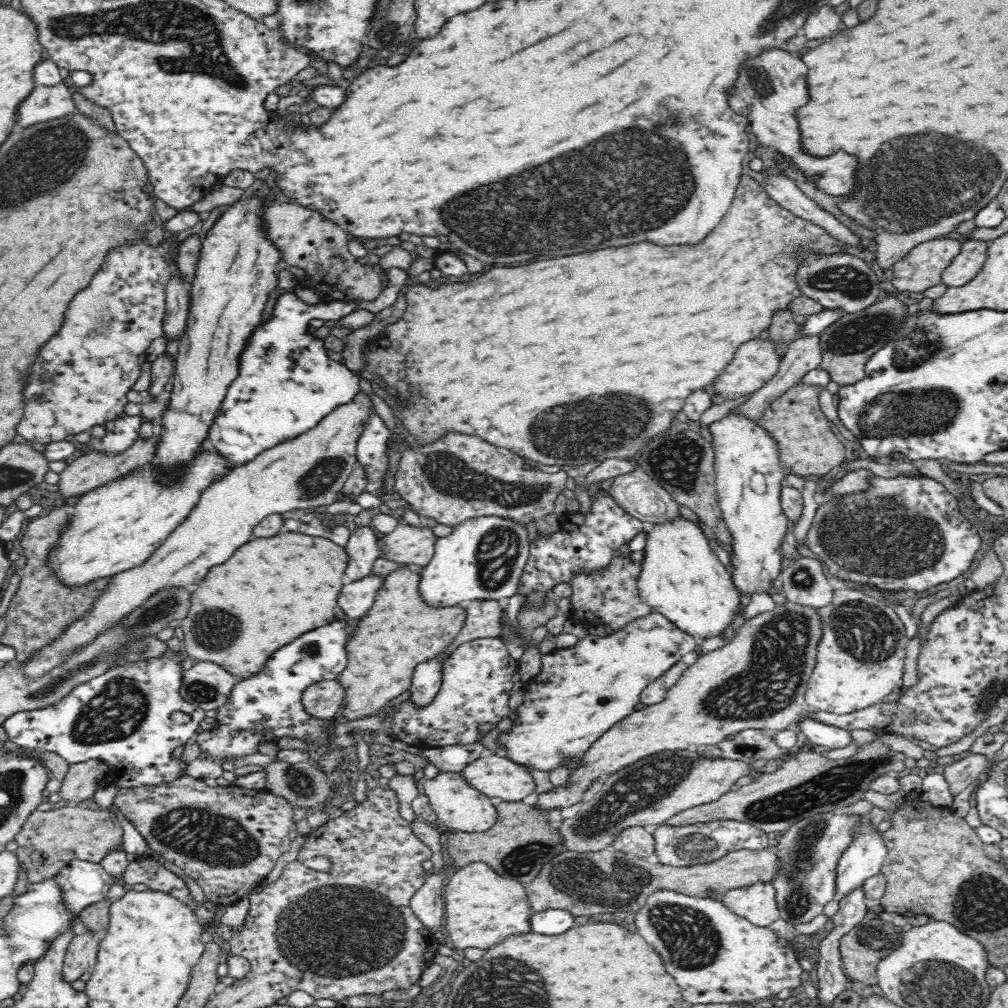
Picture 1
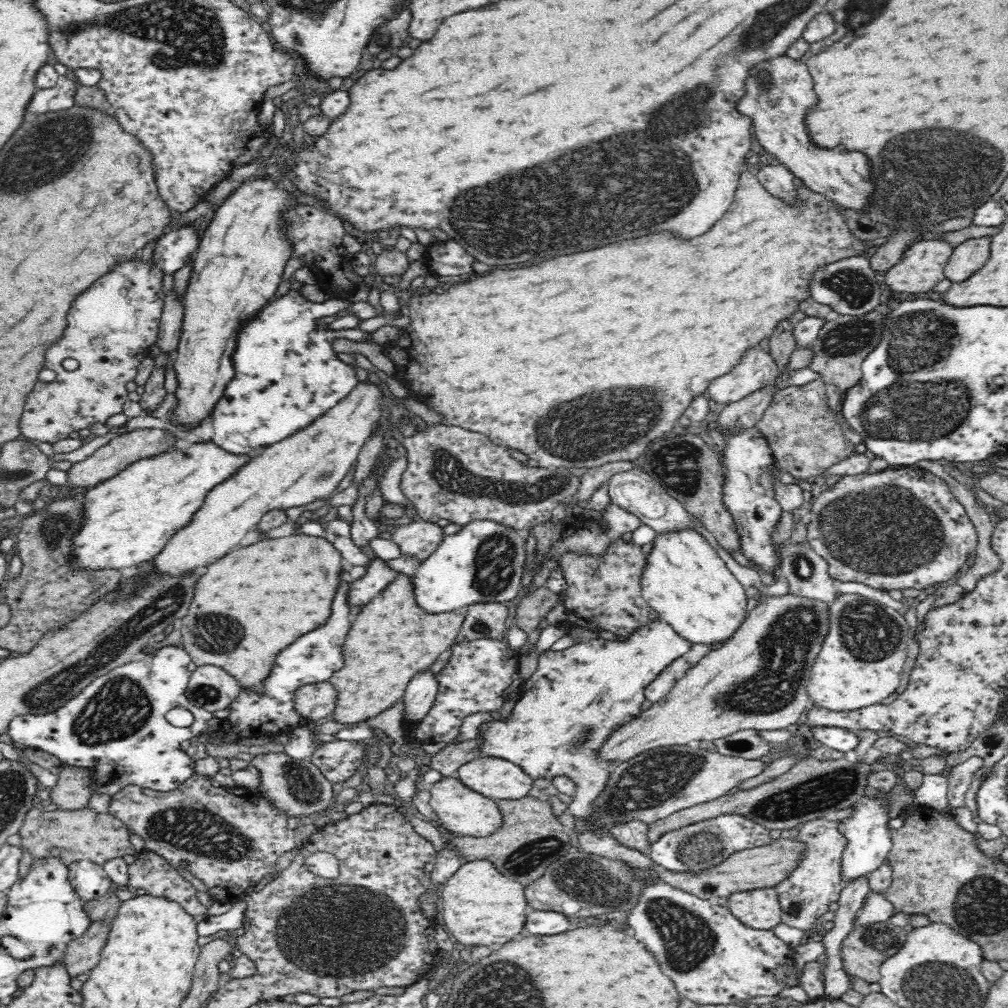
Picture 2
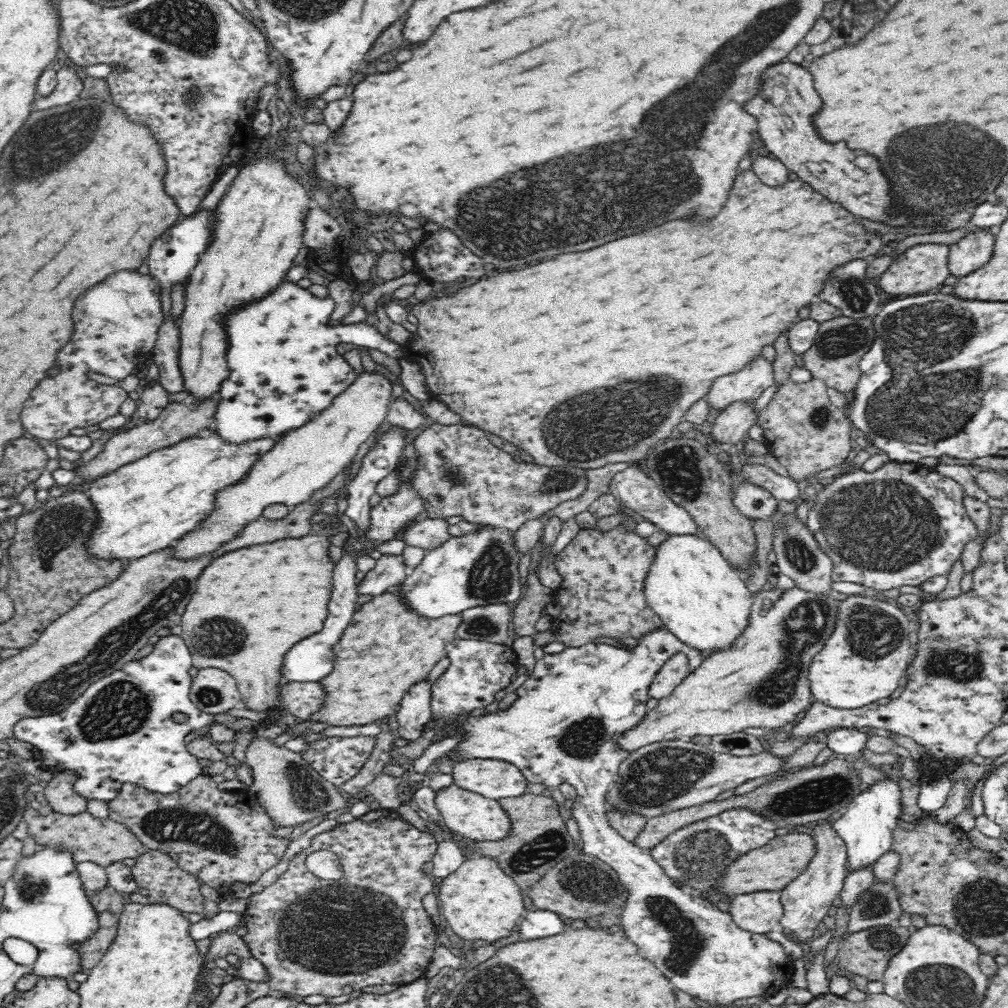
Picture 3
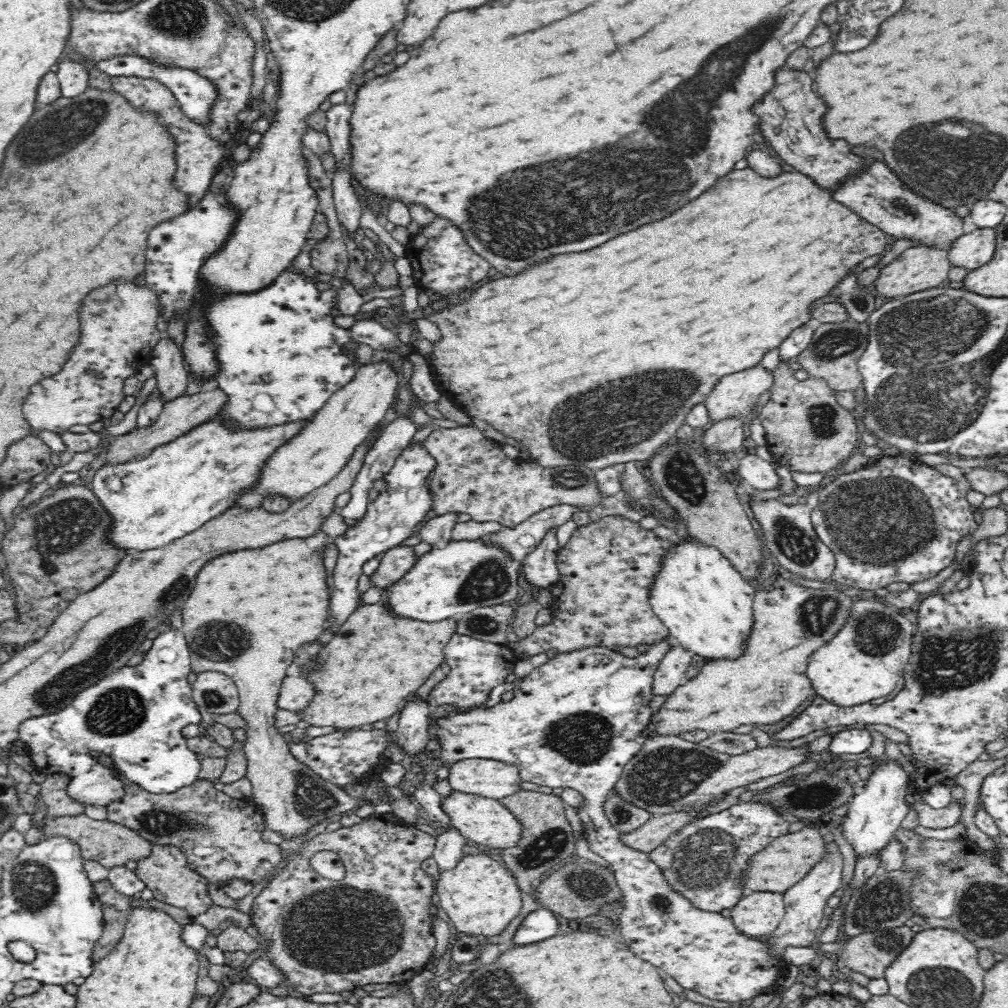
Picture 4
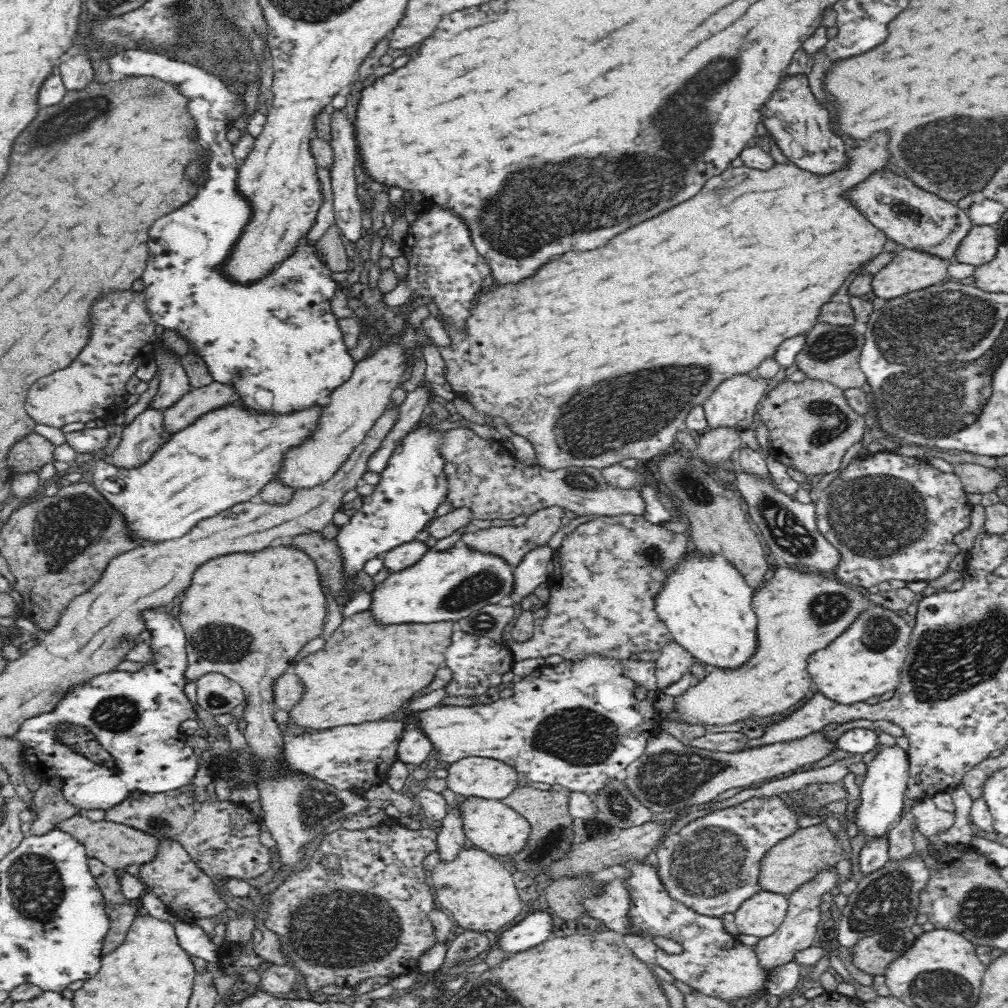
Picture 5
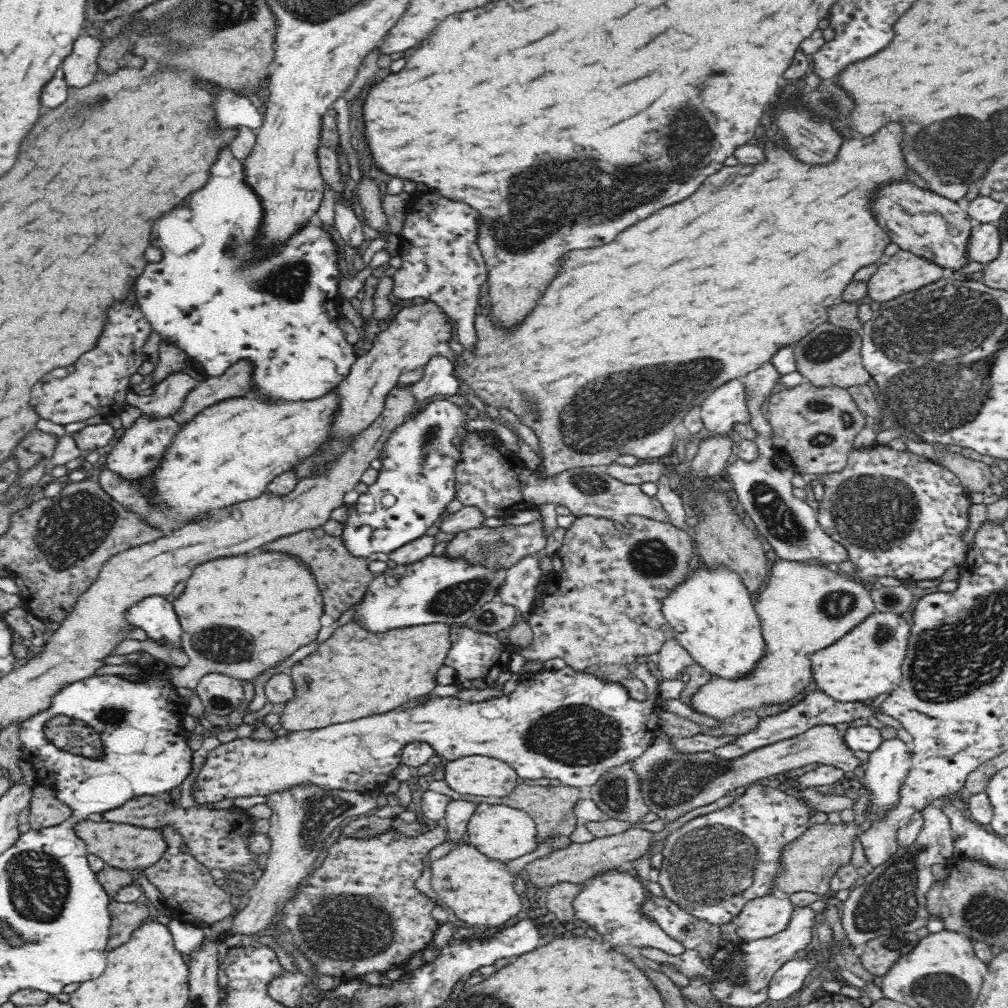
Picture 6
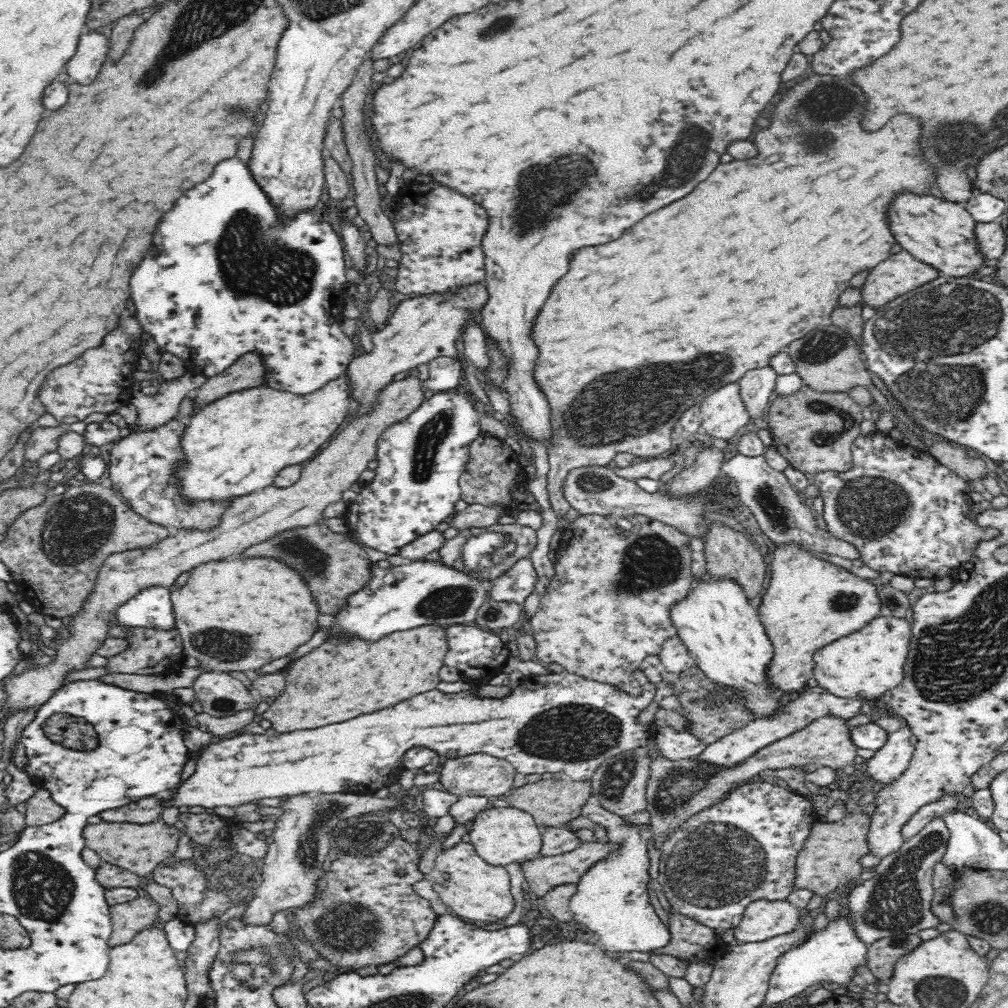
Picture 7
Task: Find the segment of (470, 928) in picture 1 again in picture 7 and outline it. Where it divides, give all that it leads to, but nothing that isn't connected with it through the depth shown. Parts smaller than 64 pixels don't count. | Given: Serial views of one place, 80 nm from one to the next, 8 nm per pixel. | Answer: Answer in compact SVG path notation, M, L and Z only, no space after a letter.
M467 839L440 852L434 862L434 874L440 874L446 880L443 884L431 880L434 892L442 902L452 909L461 919L476 922L498 922L510 914L515 907L514 897L510 893L510 878L504 867L488 864Z

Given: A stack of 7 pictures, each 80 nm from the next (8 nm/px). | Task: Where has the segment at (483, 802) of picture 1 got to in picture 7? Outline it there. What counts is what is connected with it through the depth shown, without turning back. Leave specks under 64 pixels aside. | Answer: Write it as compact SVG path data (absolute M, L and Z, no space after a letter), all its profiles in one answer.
M488 806L481 810L468 825L467 841L474 846L480 858L495 867L504 867L512 862L531 861L538 856L542 835L534 817L529 812L514 807Z

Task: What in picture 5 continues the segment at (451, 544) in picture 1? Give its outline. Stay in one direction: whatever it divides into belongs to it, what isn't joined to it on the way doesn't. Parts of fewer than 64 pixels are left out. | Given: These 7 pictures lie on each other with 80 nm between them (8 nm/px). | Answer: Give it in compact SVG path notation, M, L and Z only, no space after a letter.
M455 544L445 550L428 550L420 560L402 569L400 572L391 573L384 582L376 586L372 594L372 618L376 623L382 624L431 624L434 622L443 622L457 620L477 612L480 608L488 604L499 604L506 597L512 596L514 588L514 566L503 559L502 556L490 554L489 552L480 552L471 546L465 544Z

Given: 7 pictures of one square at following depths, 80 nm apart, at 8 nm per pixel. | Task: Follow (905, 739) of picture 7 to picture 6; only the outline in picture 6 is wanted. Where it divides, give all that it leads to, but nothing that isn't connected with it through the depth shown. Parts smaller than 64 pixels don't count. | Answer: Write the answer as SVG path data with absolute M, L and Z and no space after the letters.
M897 737L884 741L883 744L874 752L869 754L869 758L864 763L864 792L861 807L866 809L864 820L870 816L872 823L880 820L882 816L886 816L895 808L898 802L899 788L903 784L903 780L911 770L910 744L904 744Z

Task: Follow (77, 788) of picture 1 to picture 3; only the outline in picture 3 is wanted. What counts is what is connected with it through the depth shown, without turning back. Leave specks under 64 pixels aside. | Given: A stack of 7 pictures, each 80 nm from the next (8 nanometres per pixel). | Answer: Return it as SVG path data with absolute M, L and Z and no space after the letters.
M55 771L52 781L43 790L49 805L55 812L62 814L76 814L86 811L89 801L74 790L77 775L74 771Z

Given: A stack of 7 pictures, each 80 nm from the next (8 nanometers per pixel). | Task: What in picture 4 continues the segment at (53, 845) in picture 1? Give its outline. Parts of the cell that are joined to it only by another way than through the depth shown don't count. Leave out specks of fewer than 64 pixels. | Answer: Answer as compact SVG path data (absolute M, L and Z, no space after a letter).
M18 784L18 797L22 812L30 816L32 827L38 827L42 831L42 838L50 836L62 836L73 840L80 847L82 860L96 861L107 869L122 866L127 860L139 861L146 858L152 850L152 843L144 837L138 835L134 829L126 828L111 820L94 820L86 813L76 816L46 816L43 820L33 819L35 809L37 808L37 797L34 797L24 791L23 786Z

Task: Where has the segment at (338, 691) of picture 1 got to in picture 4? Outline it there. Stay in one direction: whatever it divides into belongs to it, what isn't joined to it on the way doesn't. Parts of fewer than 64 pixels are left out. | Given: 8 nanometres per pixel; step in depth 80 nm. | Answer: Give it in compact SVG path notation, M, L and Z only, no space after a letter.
M286 676L281 684L277 705L282 710L289 710L300 715L313 696L313 684L308 680L302 677Z

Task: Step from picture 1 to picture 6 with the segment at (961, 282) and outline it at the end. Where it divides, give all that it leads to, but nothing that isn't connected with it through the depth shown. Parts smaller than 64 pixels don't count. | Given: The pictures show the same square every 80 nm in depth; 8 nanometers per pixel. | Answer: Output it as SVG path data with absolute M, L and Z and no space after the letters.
M993 223L975 224L967 245L967 260L989 263L998 259L1001 252L1000 232Z

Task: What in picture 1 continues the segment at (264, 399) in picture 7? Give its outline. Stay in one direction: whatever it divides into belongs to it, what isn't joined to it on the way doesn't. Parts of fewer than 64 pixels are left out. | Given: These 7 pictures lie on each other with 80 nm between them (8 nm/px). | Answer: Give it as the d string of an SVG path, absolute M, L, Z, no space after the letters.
M202 451L187 464L183 480L180 477L170 481L167 487L156 481L158 473L148 464L120 480L80 495L58 542L48 552L46 565L70 589L140 566L186 520L198 504L202 490L228 469L226 459L218 452Z

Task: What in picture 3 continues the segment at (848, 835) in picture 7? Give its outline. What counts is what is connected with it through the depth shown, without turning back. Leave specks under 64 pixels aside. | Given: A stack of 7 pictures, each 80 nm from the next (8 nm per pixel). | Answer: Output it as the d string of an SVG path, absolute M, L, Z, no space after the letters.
M790 831L786 835L775 836L764 847L756 848L754 852L748 851L746 856L740 855L733 863L730 863L724 870L725 874L720 880L720 887L715 887L714 890L720 889L726 897L758 891L780 891L801 875L816 851L816 841L810 833Z

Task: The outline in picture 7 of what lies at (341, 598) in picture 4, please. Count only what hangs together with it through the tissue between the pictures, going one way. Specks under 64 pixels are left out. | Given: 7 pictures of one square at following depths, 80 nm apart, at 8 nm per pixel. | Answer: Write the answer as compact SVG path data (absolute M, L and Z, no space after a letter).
M452 391L438 392L430 400L426 400L424 404L419 405L414 412L410 413L410 416L407 416L403 421L398 421L396 424L391 424L382 433L382 436L378 439L377 458L375 461L378 463L378 466L375 468L375 477L370 483L364 485L364 488L358 493L356 500L347 505L347 512L344 515L344 519L347 522L348 536L360 549L374 548L374 550L380 550L380 552L385 552L389 555L398 554L398 551L405 547L406 544L410 544L410 542L423 534L434 531L434 528L440 522L444 522L448 516L455 514L454 504L456 504L456 500L461 498L459 479L462 472L465 472L465 465L469 462L469 447L474 438L482 433L479 425L480 416L480 413L476 412L474 406L468 402L468 398L464 398L460 394L452 394Z

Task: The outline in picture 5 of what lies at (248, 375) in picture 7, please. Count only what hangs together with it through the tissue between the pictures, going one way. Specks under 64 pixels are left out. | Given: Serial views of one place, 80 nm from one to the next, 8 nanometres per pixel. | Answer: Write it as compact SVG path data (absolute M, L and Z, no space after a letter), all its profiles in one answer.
M214 381L209 386L198 388L184 395L178 402L162 410L164 428L170 433L180 432L202 415L238 402L238 394L226 384Z

